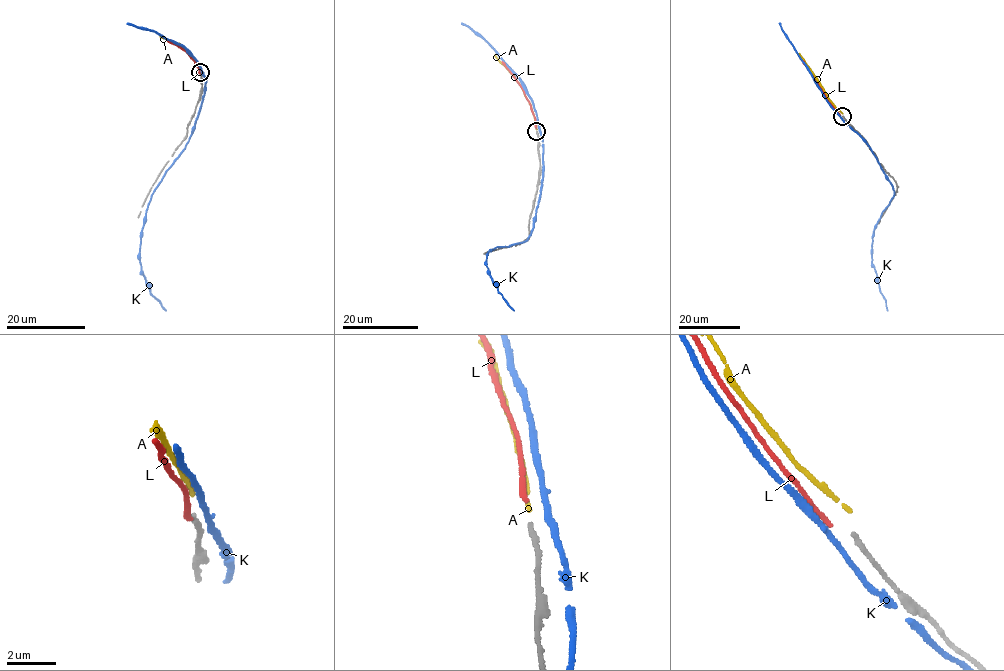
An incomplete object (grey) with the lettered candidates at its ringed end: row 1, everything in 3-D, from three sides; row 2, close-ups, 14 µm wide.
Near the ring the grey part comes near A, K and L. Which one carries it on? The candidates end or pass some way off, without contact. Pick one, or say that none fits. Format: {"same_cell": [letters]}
{"same_cell": []}

